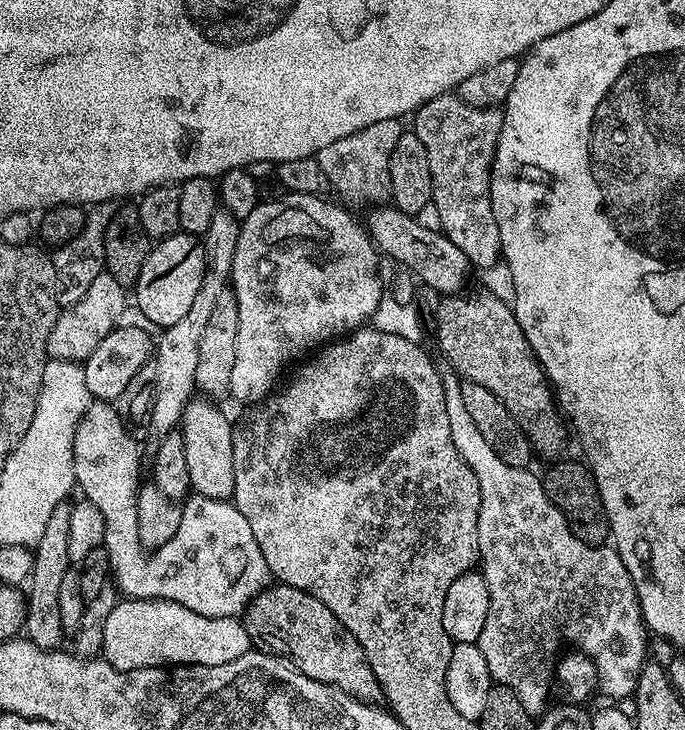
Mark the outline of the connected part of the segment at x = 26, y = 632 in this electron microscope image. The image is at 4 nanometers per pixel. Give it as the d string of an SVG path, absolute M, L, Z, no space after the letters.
M62 503L56 507L54 514L50 514L50 522L46 522L46 530L34 546L32 574L26 584L23 635L34 646L49 650L59 649L63 645L60 643L66 636L66 630L62 626L62 618L58 610L58 593L62 591L62 577L70 571L72 564L68 545L70 512L71 507L67 503Z

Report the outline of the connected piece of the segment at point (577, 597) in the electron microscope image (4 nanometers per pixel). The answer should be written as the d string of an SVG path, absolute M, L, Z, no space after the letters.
M448 370L443 373L442 379L454 450L462 454L466 466L474 470L474 478L478 478L480 505L476 533L482 571L490 590L490 610L486 614L486 626L482 626L478 643L493 681L514 690L518 702L522 702L526 711L543 713L549 703L548 683L553 683L554 669L561 655L560 647L573 644L573 649L591 657L596 664L600 692L616 700L629 699L636 691L638 674L646 662L647 656L644 655L648 652L650 636L645 629L644 618L640 615L636 587L626 566L622 566L622 558L615 547L583 544L570 530L558 506L550 502L543 479L528 468L506 466L506 462L502 462L502 458L490 450L486 438L482 438L482 433L478 431L478 426L474 426L470 413L462 403L461 377Z

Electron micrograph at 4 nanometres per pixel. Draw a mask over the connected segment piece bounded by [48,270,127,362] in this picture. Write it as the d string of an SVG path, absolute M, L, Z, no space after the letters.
M103 270L90 285L81 301L65 307L55 320L48 339L48 352L53 359L83 362L120 323L126 308L125 285Z

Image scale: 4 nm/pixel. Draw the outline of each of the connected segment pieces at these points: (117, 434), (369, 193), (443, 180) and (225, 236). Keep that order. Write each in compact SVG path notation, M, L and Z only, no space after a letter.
M93 402L89 404L88 413L80 419L80 425L74 434L74 462L72 463L72 469L76 475L75 487L79 489L79 491L80 488L84 491L81 492L83 499L94 502L94 506L98 506L98 510L102 510L102 518L105 522L104 542L102 547L104 547L108 555L110 576L114 581L114 587L117 593L119 593L121 597L130 600L169 600L170 602L178 602L182 606L194 610L194 614L202 614L206 618L239 617L244 609L247 608L249 602L260 592L264 591L270 580L270 573L266 566L266 558L262 558L262 550L258 550L258 542L254 542L254 533L250 531L250 526L246 523L246 518L242 518L242 514L236 509L235 504L233 504L231 500L215 500L214 498L193 495L191 497L192 520L188 520L188 518L181 519L180 530L174 534L174 538L170 538L170 542L166 542L161 548L147 552L138 538L136 494L142 487L142 479L140 480L140 448L136 444L139 444L137 437L132 436L124 429L122 418L116 413L115 407L108 402Z
M400 120L374 122L374 126L366 126L366 130L346 134L346 138L338 138L338 142L330 142L330 146L322 146L322 150L316 153L315 159L318 165L322 166L329 185L333 189L337 188L349 200L347 201L349 205L376 206L389 199L391 151L398 144L401 133Z
M445 94L430 98L414 114L414 131L426 148L427 161L432 179L431 207L436 208L436 216L440 219L439 231L444 233L462 254L466 254L469 265L488 268L495 260L501 259L500 239L498 238L498 222L494 222L494 210L490 206L490 182L488 177L492 171L492 159L496 153L496 143L502 130L504 113L499 107L476 108L467 104L458 94Z
M217 210L210 226L204 231L202 243L204 246L204 273L202 286L190 305L190 311L174 326L163 329L154 344L154 402L152 403L151 431L157 437L167 432L179 429L184 419L184 411L189 401L194 398L197 391L196 375L198 374L198 346L202 346L202 334L206 330L210 313L218 299L218 294L230 286L232 279L232 259L234 250L238 246L238 234L241 221L236 220L230 213Z

